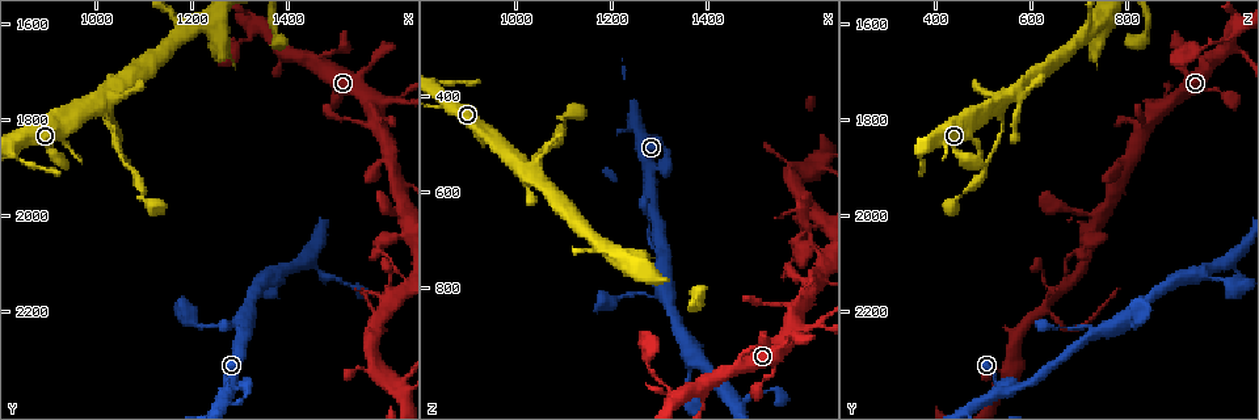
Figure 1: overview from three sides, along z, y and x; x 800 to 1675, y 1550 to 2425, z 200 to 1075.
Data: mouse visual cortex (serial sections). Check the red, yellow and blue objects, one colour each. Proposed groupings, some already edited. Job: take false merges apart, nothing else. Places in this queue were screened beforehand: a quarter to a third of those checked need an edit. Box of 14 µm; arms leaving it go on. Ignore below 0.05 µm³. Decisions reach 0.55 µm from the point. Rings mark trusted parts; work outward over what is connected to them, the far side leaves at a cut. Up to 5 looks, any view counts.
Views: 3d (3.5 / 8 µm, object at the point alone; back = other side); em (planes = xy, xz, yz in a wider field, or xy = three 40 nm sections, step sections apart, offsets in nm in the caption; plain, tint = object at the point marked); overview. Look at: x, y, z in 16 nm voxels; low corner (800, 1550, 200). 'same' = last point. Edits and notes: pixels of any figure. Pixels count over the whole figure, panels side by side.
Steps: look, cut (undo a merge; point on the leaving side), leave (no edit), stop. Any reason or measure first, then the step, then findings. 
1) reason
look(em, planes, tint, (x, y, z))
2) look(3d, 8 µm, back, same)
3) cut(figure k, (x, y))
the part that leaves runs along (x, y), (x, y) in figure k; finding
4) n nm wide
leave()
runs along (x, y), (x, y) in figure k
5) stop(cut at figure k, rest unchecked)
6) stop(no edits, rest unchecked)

sharp bend
look(3d, 8 µm, (1590, 2215, 650))

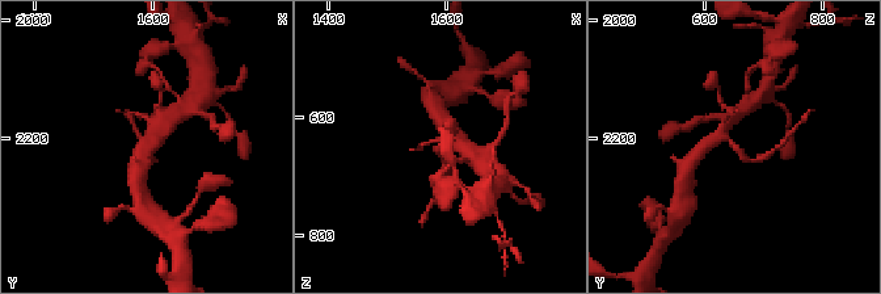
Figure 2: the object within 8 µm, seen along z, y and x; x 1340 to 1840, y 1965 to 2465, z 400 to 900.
look(3d, 3.5 µm, (1590, 2215, 655))

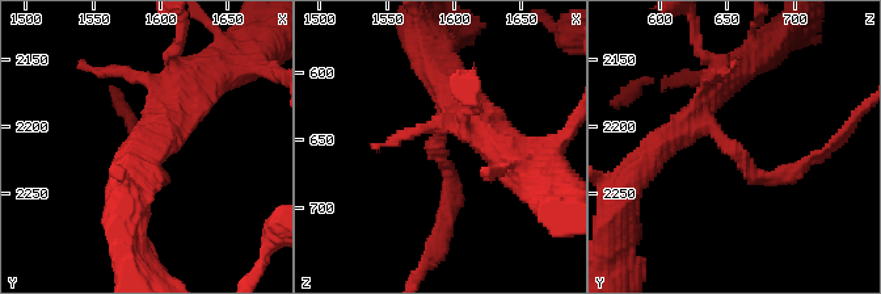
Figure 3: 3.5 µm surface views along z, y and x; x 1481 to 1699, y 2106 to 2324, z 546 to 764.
look(em, xy, step 5, tint, (1590, 2216, 652))

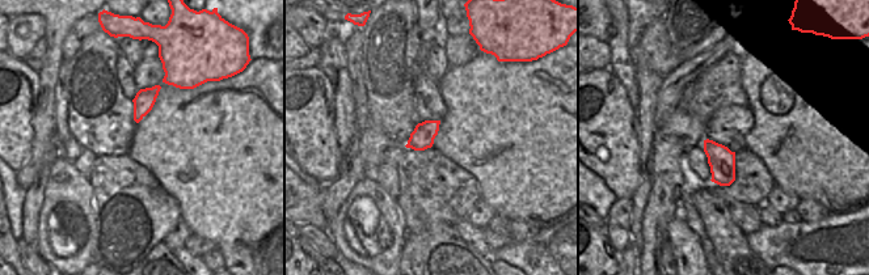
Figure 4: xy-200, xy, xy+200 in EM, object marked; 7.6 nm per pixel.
arms of 150, 350 nm
cut(figure 3, (747, 167))
two cells meet here

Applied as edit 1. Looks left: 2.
look(3d, 3.5 µm, back, (1030, 1815, 535))

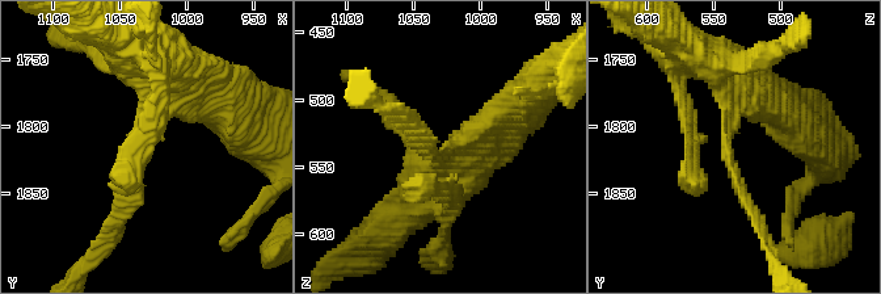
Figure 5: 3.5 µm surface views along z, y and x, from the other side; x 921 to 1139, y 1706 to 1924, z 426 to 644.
arms of 200, 400 nm
look(em, xy, step 5, tint, (1034, 1808, 542))

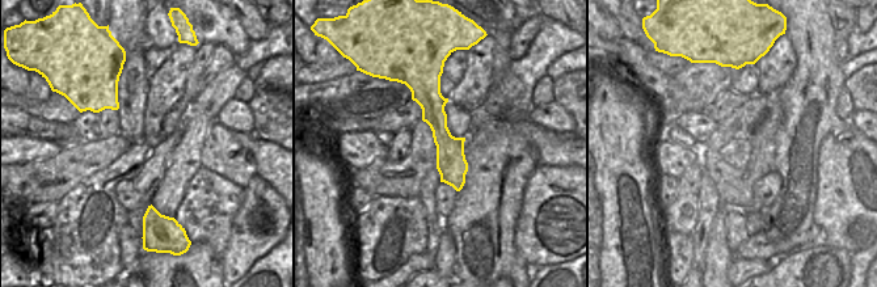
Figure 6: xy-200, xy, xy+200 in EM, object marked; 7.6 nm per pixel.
leave()
runs along (207, 87), (135, 143), (123, 215) in figure 5; continuous, no second cell

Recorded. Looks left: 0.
stop(cut at figure 3, rest unchecked)

